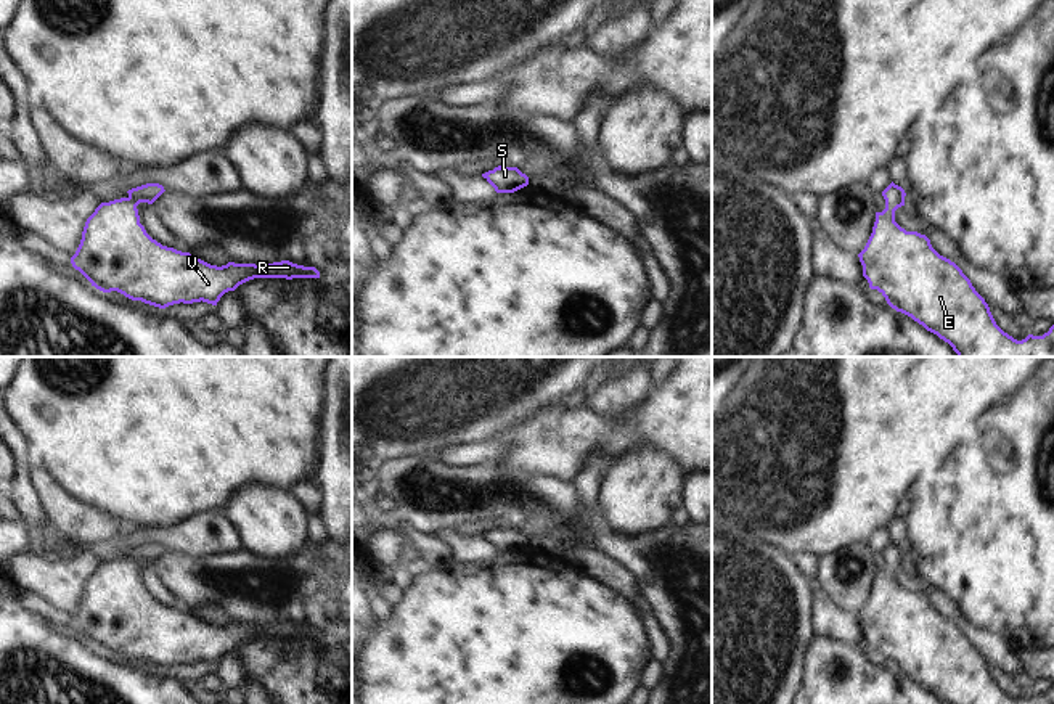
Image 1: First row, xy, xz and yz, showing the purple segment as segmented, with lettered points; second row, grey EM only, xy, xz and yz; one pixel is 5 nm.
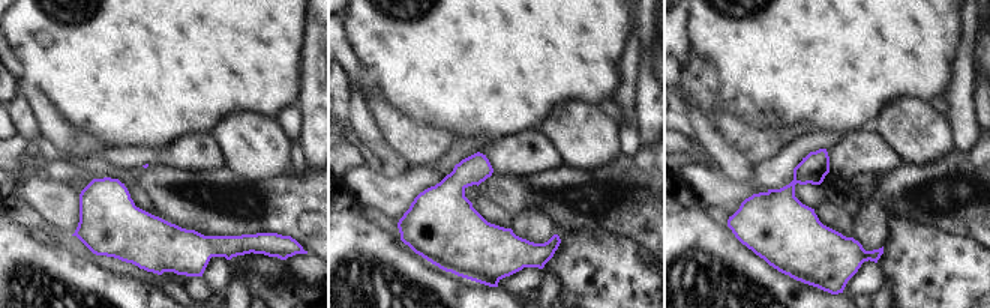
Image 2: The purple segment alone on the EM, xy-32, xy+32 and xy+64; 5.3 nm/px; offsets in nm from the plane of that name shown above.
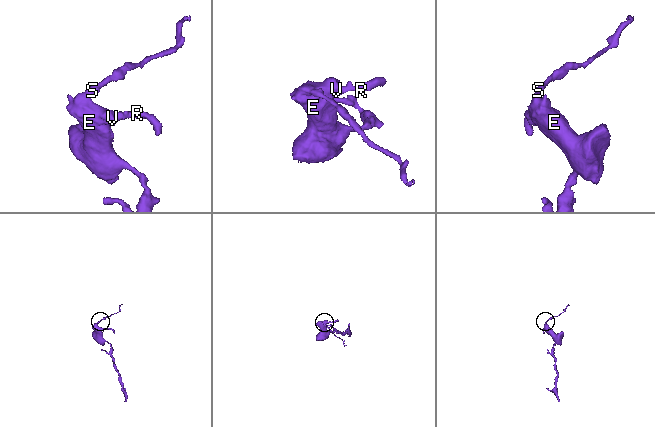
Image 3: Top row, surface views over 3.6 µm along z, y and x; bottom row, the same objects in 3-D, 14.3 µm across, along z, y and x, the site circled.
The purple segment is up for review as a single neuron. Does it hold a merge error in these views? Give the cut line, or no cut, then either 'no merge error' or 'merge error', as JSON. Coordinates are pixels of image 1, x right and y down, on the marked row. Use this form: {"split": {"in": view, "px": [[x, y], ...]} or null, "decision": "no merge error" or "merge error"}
{"split": null, "decision": "no merge error"}

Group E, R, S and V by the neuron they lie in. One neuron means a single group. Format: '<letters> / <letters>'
E R S V

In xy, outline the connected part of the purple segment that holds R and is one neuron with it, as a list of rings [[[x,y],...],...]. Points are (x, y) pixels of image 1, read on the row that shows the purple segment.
[[[159,183],[132,188],[127,198],[101,203],[87,219],[71,264],[92,286],[165,309],[201,301],[217,305],[225,293],[254,278],[320,278],[315,267],[289,260],[217,267],[162,246],[140,223],[137,206],[153,204],[164,191]]]

